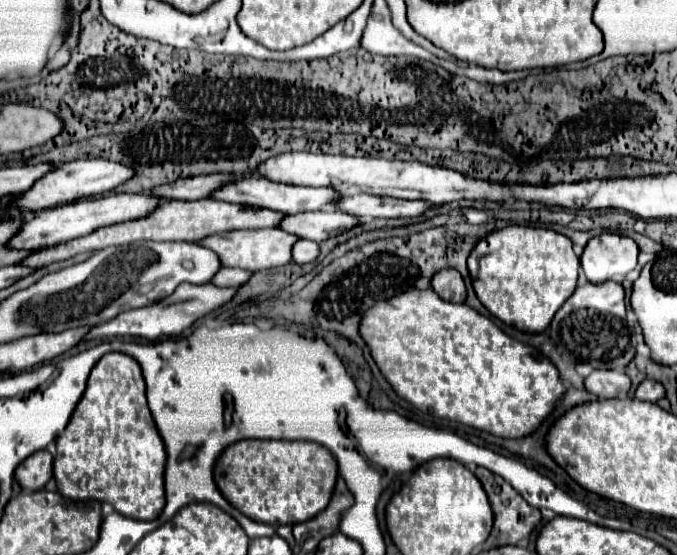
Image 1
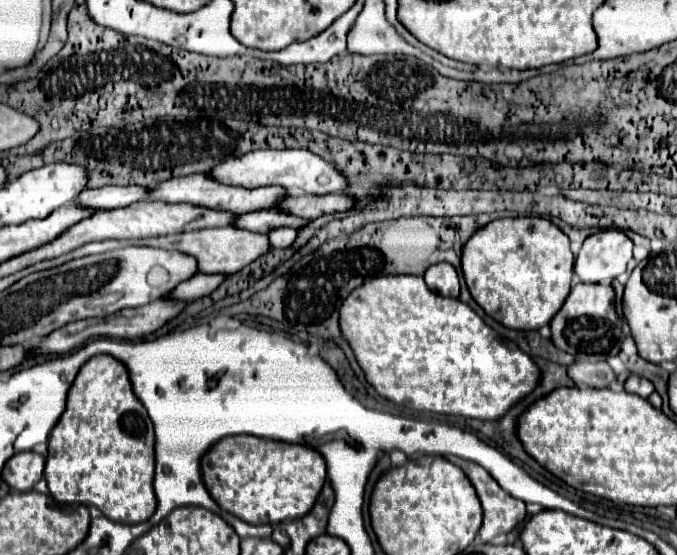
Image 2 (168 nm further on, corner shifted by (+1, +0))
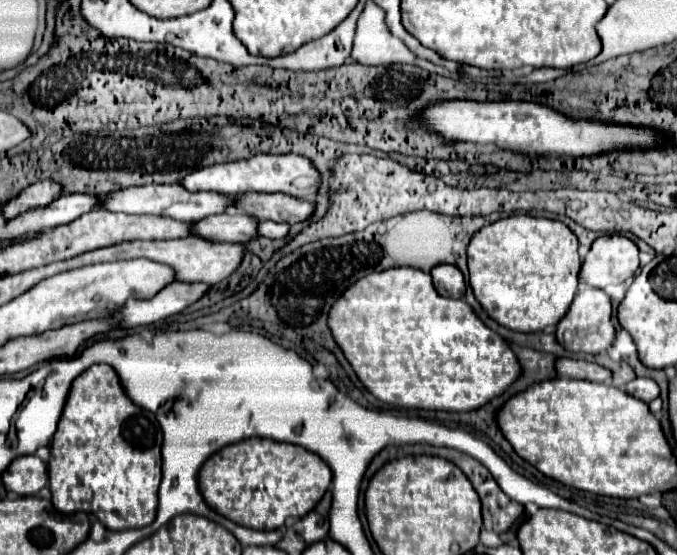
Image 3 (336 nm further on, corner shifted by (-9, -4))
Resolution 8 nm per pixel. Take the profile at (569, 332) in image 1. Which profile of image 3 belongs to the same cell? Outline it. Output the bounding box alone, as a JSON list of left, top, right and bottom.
[556,272,616,355]

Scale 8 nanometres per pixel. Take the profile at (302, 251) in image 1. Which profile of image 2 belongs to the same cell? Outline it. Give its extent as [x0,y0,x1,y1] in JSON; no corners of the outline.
[268,227,296,249]

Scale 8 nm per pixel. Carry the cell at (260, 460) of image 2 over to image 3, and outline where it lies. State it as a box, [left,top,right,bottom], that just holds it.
[198,437,332,529]

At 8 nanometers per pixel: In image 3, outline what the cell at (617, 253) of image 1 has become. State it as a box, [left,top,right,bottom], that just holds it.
[580,235,639,291]

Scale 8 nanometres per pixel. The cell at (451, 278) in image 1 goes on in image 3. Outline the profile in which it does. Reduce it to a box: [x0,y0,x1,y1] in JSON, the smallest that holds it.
[430,265,466,299]

